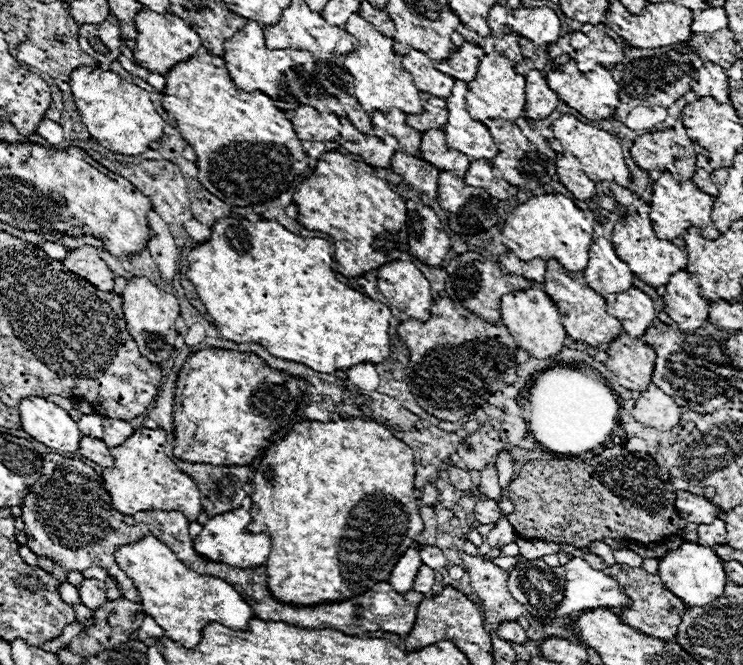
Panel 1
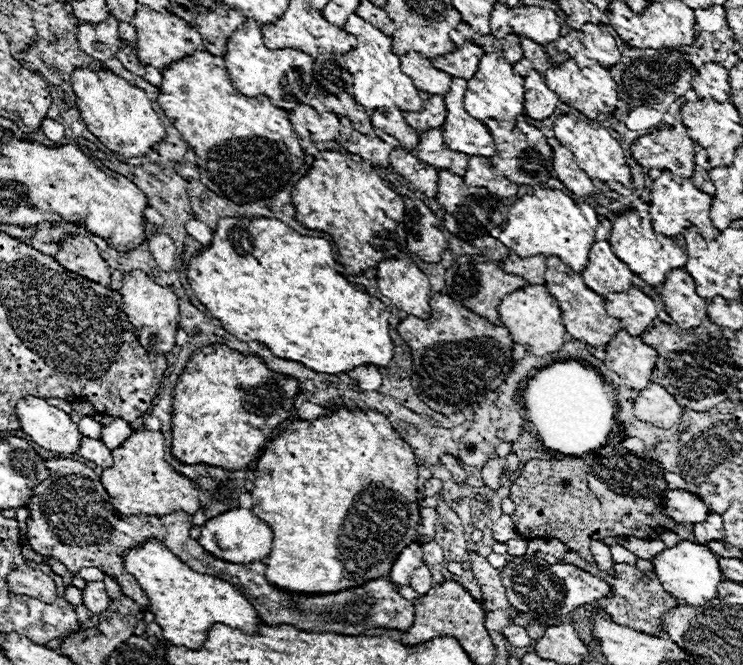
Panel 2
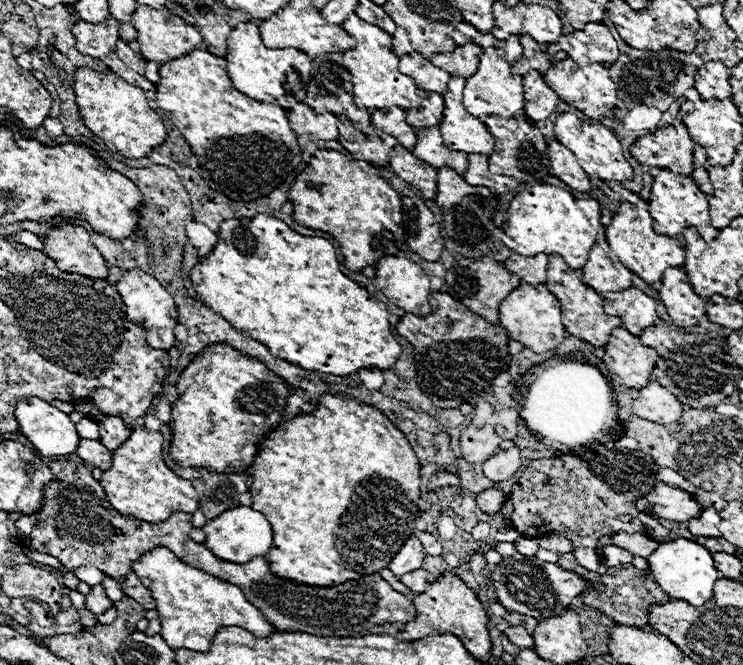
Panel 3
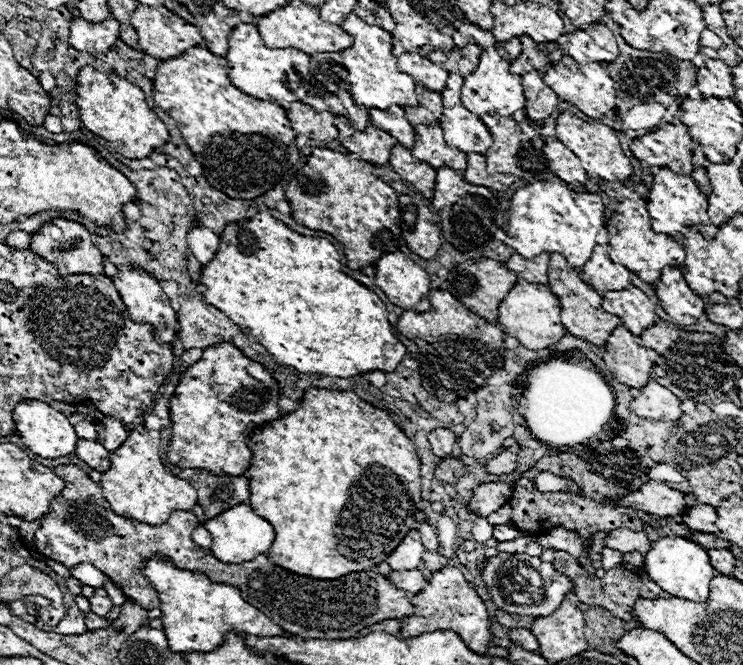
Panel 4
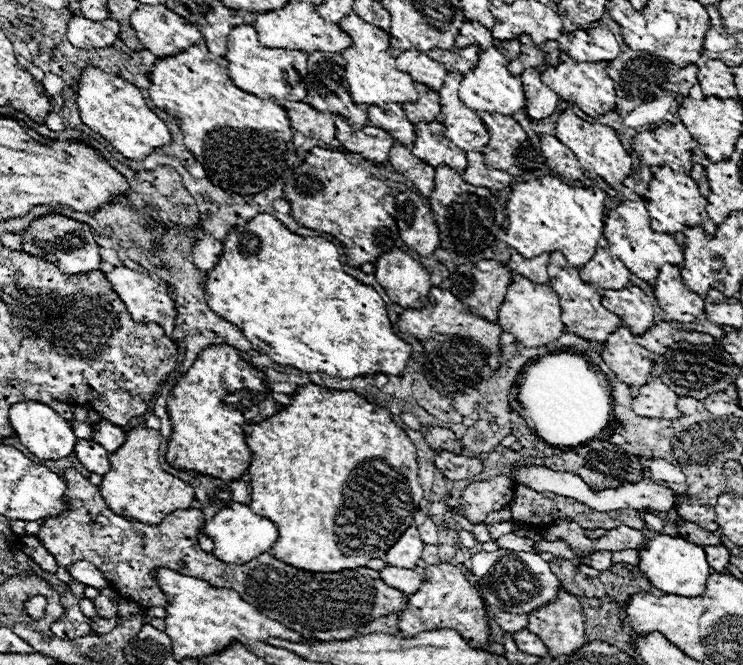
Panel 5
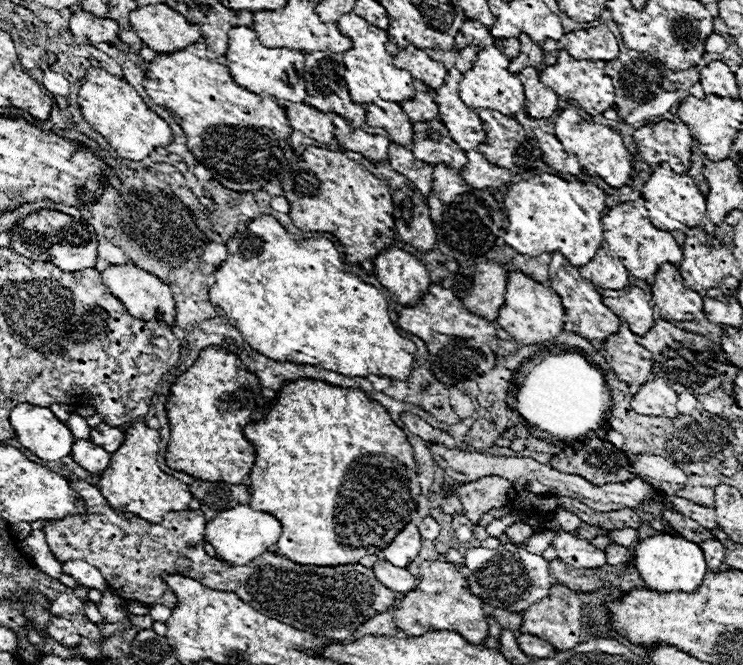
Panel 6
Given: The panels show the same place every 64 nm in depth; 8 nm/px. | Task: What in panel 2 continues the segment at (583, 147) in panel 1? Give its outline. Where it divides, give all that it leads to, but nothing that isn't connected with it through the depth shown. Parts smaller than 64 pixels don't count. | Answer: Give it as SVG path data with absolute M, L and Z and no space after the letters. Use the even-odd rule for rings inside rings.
M562 114L560 118L556 118L554 122L554 136L560 140L560 144L574 152L578 166L592 178L592 180L602 180L602 182L618 182L618 184L628 184L632 182L632 174L630 168L624 160L620 142L610 134L610 130L606 130L600 124L586 124L582 120L578 120L574 114Z

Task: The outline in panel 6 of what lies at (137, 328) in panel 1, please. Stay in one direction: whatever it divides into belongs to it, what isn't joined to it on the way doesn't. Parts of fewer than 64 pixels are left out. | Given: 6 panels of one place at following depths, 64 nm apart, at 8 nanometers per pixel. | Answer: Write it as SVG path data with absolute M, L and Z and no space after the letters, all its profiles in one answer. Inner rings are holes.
M120 264L120 266L110 266L108 270L102 272L102 280L104 284L108 286L108 290L118 298L122 300L122 304L126 306L126 310L138 318L138 320L160 320L164 324L168 324L170 328L176 326L174 324L174 316L176 316L176 310L174 310L174 298L172 298L172 292L170 292L170 286L164 284L160 278L156 278L154 274L146 272L146 270L140 270L138 266L134 264Z

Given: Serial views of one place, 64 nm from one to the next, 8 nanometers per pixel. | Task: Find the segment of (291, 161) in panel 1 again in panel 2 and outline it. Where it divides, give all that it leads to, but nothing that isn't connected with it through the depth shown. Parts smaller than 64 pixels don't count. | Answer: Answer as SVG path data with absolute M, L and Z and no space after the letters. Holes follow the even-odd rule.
M194 54L186 56L186 60L178 60L178 64L170 64L170 68L162 72L158 104L166 118L174 124L174 128L178 128L182 138L196 152L200 182L214 194L228 198L234 204L250 204L272 198L304 166L304 152L298 144L300 140L292 130L286 110L274 106L268 98L248 98L240 94L232 86L226 68L206 64Z

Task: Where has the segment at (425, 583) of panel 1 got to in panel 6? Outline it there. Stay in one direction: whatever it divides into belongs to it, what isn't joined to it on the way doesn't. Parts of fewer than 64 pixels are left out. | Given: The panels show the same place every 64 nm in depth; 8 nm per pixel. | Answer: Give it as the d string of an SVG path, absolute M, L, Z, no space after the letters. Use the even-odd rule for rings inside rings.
M386 560L376 562L376 566L372 568L374 574L378 576L380 584L386 584L386 588L400 592L400 594L408 594L418 586L418 578L412 576L406 568L396 568Z

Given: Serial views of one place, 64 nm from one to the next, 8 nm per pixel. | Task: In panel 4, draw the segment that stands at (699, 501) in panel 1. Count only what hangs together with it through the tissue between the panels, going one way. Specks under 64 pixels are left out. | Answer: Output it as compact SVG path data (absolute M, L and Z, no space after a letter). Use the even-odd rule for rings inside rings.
M650 480L638 492L630 492L622 500L622 504L630 506L634 510L654 514L654 516L662 516L662 518L672 516L674 518L674 516L682 516L686 512L688 504L684 498L686 498L686 494L682 494L680 490L674 490L674 488L668 488L666 484Z

